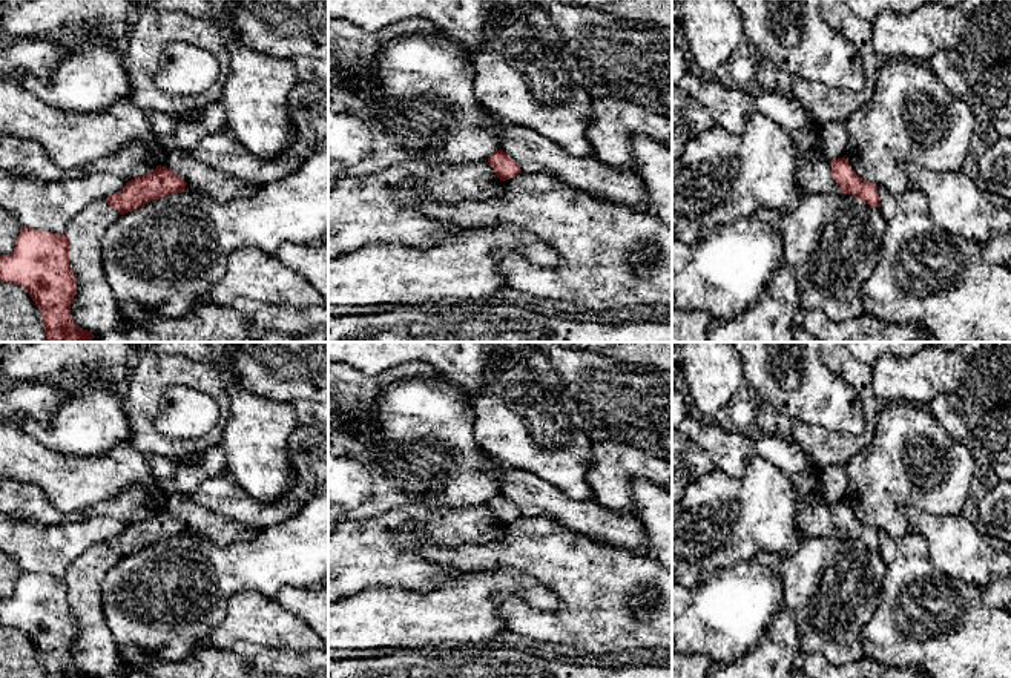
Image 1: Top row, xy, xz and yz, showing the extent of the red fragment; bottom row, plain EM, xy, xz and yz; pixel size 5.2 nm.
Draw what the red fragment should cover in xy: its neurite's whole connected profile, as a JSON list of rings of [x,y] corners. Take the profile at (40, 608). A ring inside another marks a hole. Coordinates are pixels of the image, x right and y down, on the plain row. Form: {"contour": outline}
{"contour": [[[21,572],[11,598],[0,598],[0,624],[23,630],[41,655],[46,678],[92,678],[80,672],[71,658],[77,626],[69,607],[69,580],[46,574]]]}

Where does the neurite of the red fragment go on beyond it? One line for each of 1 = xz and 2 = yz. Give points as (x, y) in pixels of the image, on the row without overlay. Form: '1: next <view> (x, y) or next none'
1: next none
2: next none

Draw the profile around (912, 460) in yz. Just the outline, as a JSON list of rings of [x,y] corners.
[[[887,402],[876,420],[871,445],[845,463],[848,477],[844,502],[862,523],[897,538],[910,528],[902,512],[907,505],[934,515],[959,515],[970,497],[977,471],[968,448],[954,440],[927,406]]]

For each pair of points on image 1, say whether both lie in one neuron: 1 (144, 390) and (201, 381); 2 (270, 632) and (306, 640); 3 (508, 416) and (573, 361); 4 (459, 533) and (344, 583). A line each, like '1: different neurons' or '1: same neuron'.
1: same neuron
2: same neuron
3: different neurons
4: same neuron

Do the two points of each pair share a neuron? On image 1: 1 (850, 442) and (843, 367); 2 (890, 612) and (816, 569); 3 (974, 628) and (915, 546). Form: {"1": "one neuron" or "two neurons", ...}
{"1": "one neuron", "2": "two neurons", "3": "one neuron"}

